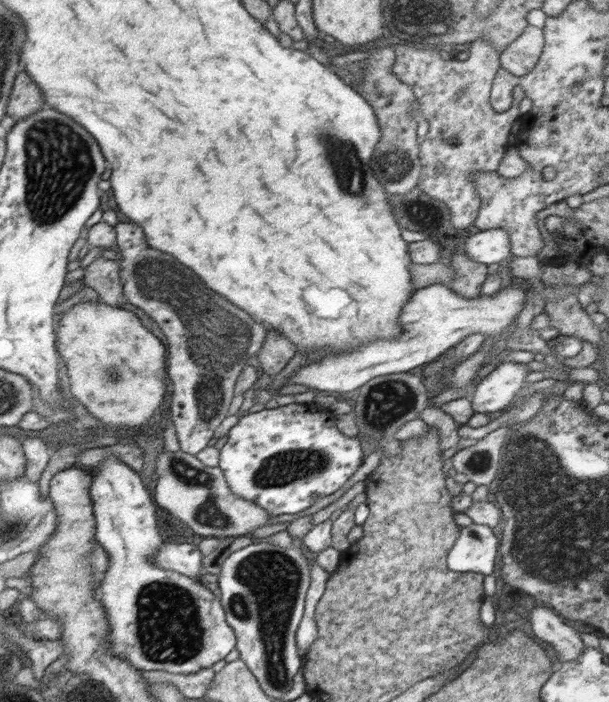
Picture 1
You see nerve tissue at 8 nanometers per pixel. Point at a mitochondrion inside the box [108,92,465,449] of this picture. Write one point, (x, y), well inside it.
(217, 340)

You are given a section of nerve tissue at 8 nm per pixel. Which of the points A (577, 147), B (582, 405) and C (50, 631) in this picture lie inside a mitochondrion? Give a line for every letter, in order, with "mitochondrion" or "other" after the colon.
A: mitochondrion
B: other
C: other

